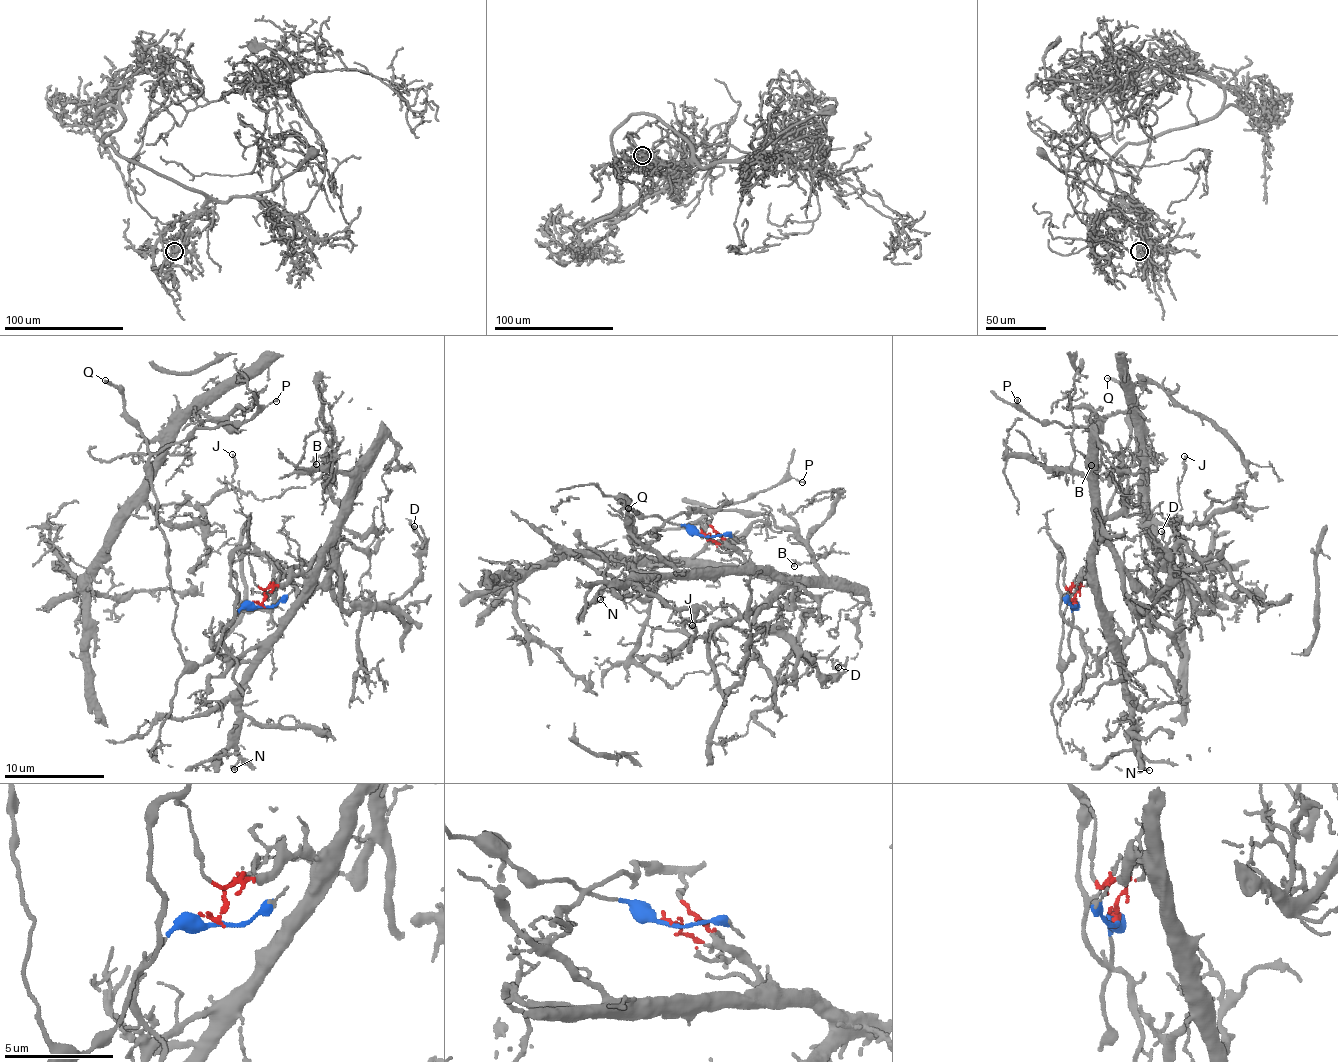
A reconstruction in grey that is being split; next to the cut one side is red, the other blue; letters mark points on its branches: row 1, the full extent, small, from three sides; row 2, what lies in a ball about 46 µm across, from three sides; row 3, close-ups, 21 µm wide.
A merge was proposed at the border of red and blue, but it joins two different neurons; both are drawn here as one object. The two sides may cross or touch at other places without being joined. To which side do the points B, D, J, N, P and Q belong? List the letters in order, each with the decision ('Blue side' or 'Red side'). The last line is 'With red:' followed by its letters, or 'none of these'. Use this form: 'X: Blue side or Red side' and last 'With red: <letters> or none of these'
B: Red side
D: Red side
J: Red side
N: Red side
P: Blue side
Q: Blue side
With red: B, D, J, N

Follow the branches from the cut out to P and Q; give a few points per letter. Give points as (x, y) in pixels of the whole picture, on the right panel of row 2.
P: (1076, 605), (1066, 662), (1066, 601), (1117, 490), (1118, 457), (1083, 428), (1039, 421), (1017, 399)
Q: (1076, 605), (1066, 662), (1059, 654), (1066, 601), (1105, 523), (1133, 422), (1130, 396), (1107, 378)

